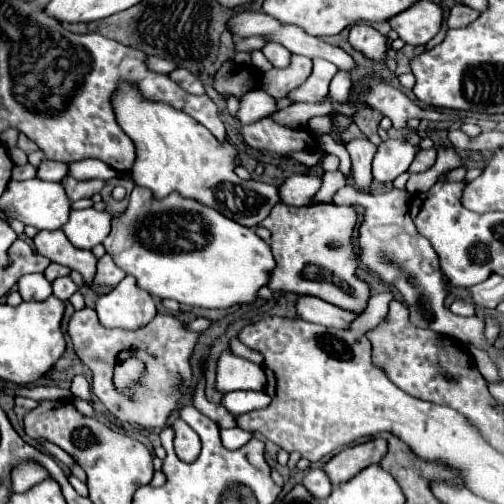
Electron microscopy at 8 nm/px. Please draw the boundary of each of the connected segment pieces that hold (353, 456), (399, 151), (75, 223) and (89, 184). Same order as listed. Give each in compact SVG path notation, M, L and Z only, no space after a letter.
M370 439L366 443L348 447L334 455L326 465L324 471L330 477L330 483L336 487L340 483L350 481L354 475L358 475L368 465L378 463L386 455L386 441L384 439Z
M390 139L390 141L380 143L372 161L374 179L384 185L392 183L398 175L408 171L416 151L418 149L406 143L404 139Z
M96 209L72 211L70 221L62 227L70 243L78 249L92 249L110 233L110 213Z
M66 177L62 179L62 185L66 189L66 195L70 201L76 201L76 199L82 199L82 197L92 197L94 193L98 193L104 185L104 181L76 181L72 177Z

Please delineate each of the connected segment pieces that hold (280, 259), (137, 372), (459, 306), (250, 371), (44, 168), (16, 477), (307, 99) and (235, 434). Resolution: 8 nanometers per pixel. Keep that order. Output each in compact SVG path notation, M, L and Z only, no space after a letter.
M282 203L272 209L262 225L272 233L270 247L276 259L276 267L270 277L270 289L314 295L356 313L366 309L368 287L354 277L356 255L350 237L356 225L356 211L352 207L334 203L292 207Z
M135 357L116 364L114 371L114 383L118 385L118 391L122 393L132 393L130 387L142 376L144 364Z
M454 301L454 303L450 305L450 311L452 311L454 315L462 315L462 317L470 317L470 315L474 315L474 313L476 313L474 305L464 303L464 301Z
M222 353L218 361L218 375L216 375L218 391L222 393L230 393L238 389L260 391L264 389L264 385L266 385L266 375L260 365L240 359L234 353Z
M44 159L38 167L38 179L42 181L60 181L62 177L68 175L68 165L66 163L58 163L58 161L48 161Z
M34 461L18 463L12 469L12 491L24 493L26 489L30 489L30 485L38 485L38 481L42 481L42 477L50 477L50 475L46 473L46 469L42 469Z
M314 59L314 69L310 77L292 89L286 97L290 101L304 101L304 103L322 103L322 99L328 97L328 83L336 75L336 67L330 61Z
M234 427L234 429L222 429L220 435L222 435L222 443L224 443L226 449L238 449L238 447L246 445L252 439L250 431L242 431L238 427Z

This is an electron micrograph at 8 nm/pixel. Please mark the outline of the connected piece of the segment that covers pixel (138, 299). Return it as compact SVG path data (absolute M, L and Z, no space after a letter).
M126 275L106 297L96 303L100 323L110 329L142 329L156 315L154 299L138 289L134 277Z

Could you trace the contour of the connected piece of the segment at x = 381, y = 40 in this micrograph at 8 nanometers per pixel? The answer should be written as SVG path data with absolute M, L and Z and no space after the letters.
M358 23L350 27L350 45L358 51L362 51L366 57L372 57L376 61L384 61L386 55L386 37L380 35L370 23Z

